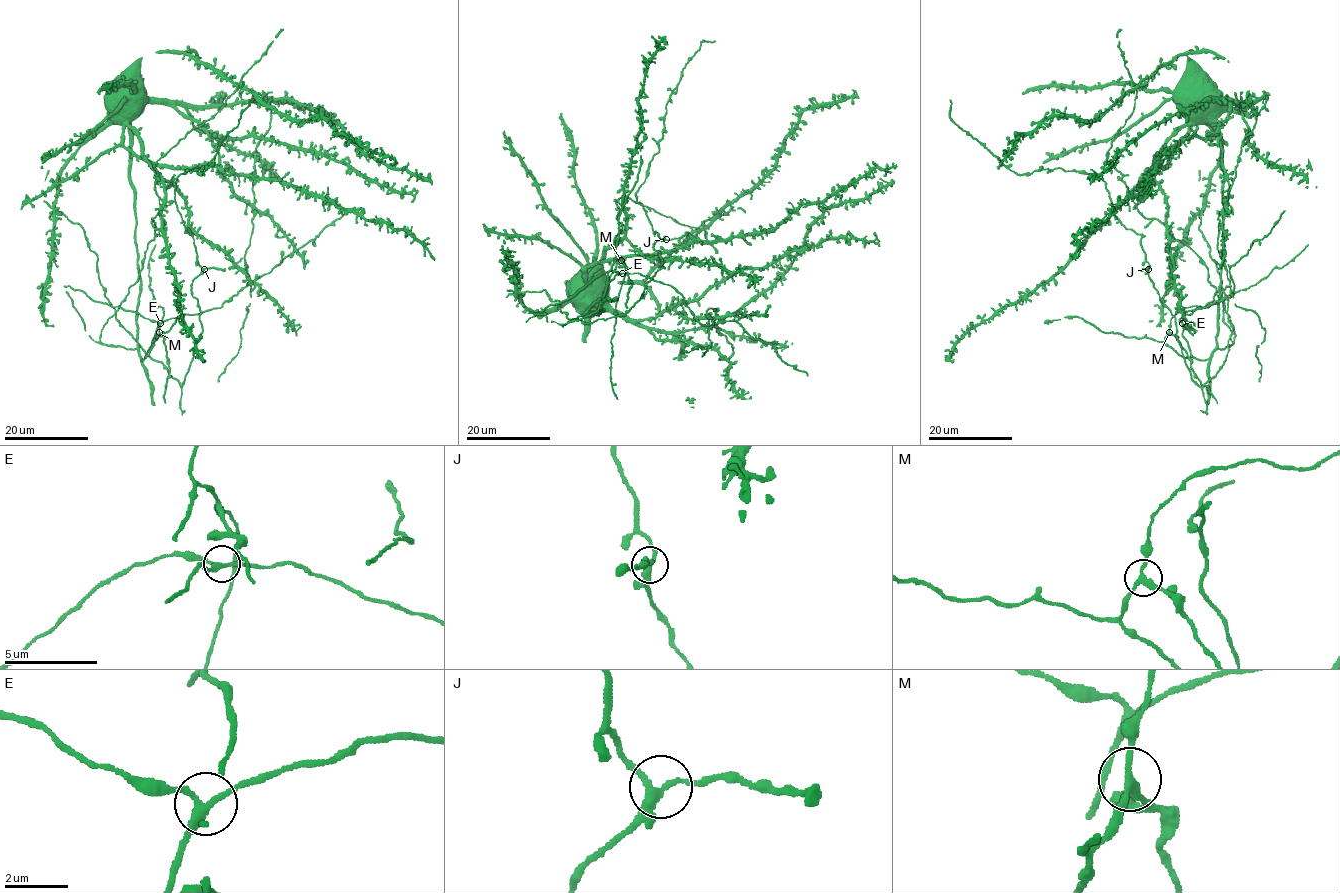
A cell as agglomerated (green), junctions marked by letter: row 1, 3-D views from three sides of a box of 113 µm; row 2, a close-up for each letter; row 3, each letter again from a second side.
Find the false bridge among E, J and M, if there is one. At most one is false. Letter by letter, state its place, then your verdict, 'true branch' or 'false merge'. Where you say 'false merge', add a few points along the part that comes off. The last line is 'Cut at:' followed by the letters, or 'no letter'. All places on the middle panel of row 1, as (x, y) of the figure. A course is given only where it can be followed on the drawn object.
E: (622, 273) | true branch
J: (666, 239) | true branch
M: (621, 260) | false merge | (621, 260), (631, 282), (627, 308)
Cut at: M

